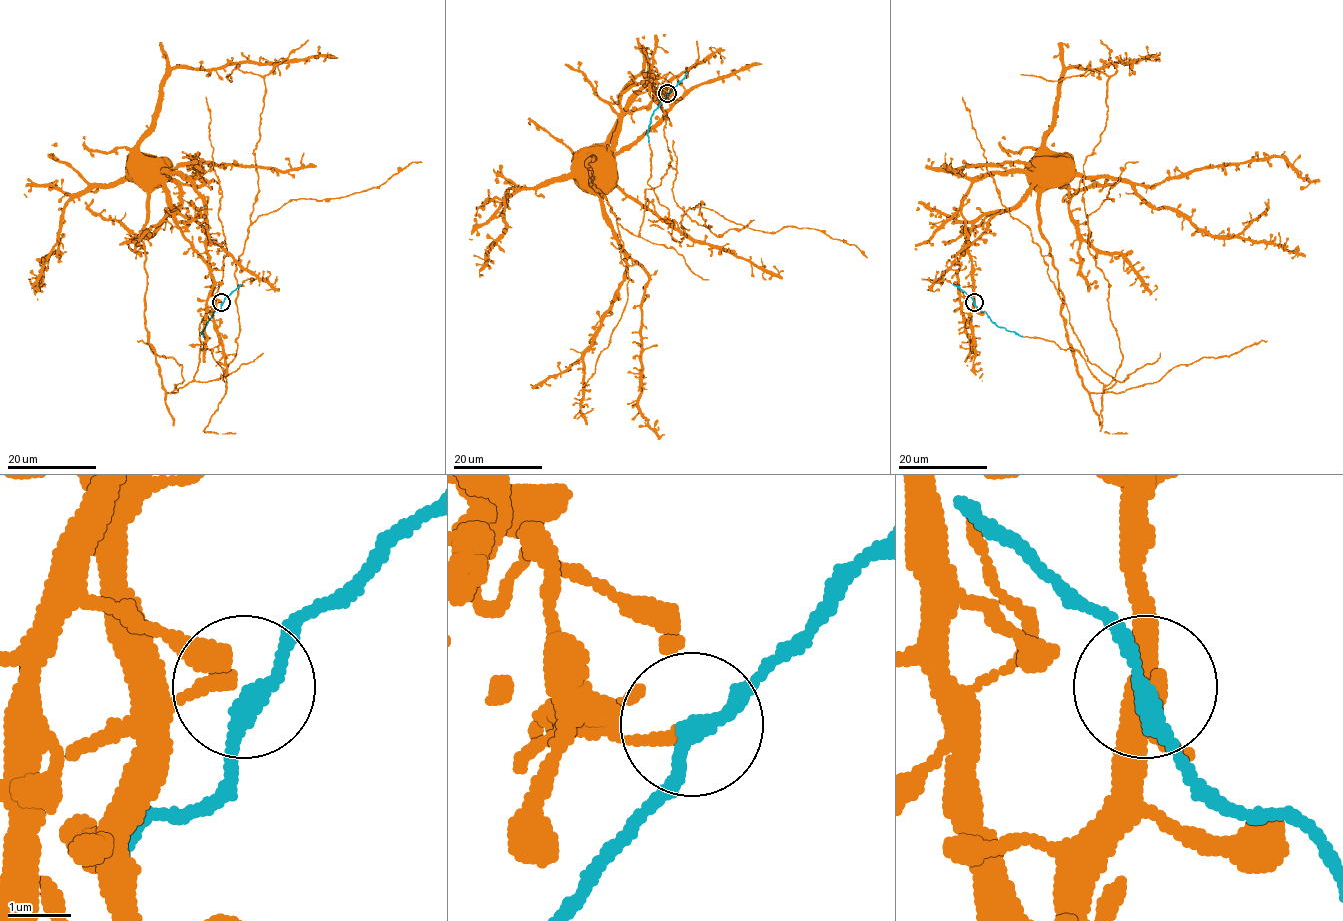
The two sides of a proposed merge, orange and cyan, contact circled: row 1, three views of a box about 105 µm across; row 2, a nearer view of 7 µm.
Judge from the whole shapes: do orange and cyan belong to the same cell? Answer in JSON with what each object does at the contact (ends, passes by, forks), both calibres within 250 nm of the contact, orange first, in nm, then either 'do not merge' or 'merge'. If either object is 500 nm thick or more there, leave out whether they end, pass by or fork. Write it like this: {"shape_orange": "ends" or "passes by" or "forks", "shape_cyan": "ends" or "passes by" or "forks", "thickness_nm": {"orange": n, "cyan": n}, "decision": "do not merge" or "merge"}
{"shape_orange": "ends", "shape_cyan": "passes by", "thickness_nm": {"orange": 200, "cyan": 280}, "decision": "merge"}

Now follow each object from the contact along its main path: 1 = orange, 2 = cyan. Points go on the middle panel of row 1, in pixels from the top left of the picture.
1: (667, 94), (652, 88), (585, 162), (718, 245), (702, 202), (671, 236), (649, 143)
2: (667, 93), (651, 116), (649, 142)

